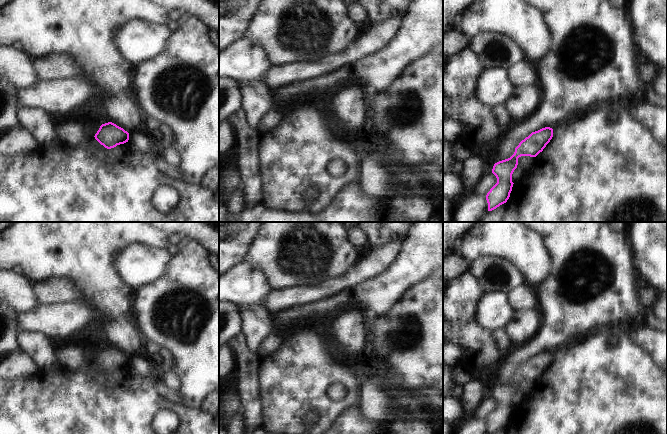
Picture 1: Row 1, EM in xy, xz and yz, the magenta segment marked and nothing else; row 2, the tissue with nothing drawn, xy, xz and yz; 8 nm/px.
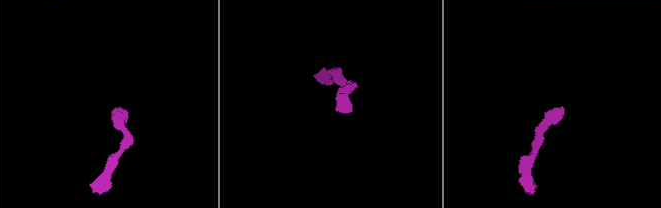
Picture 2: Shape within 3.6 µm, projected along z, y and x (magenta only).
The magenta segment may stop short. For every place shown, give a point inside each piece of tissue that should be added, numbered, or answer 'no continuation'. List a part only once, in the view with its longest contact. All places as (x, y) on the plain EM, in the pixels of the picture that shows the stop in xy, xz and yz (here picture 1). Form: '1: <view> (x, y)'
no continuation

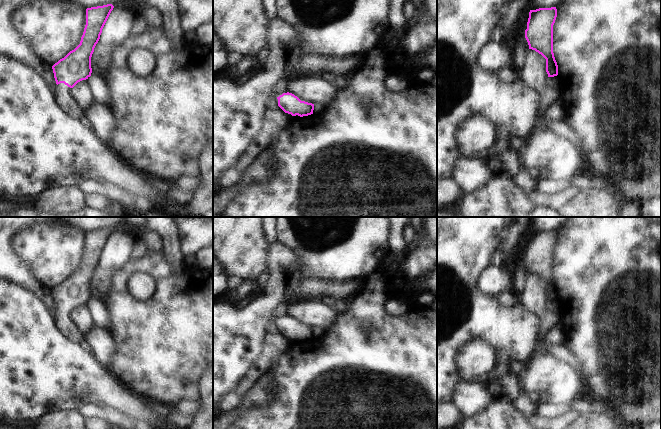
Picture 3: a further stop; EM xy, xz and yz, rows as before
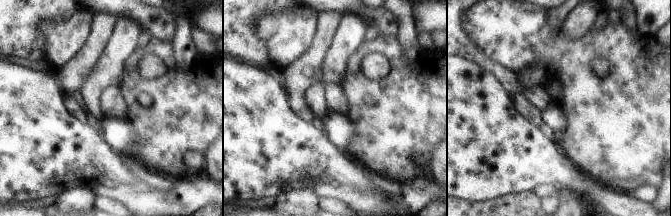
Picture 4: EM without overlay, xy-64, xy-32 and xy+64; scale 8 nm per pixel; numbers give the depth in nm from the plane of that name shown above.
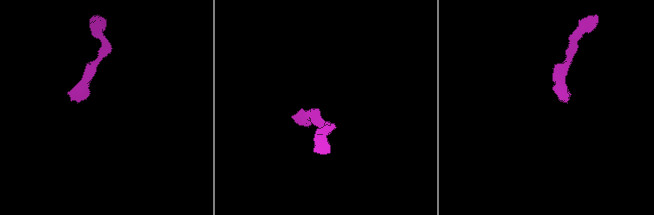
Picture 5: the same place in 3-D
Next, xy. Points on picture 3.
1: xy (66, 325)

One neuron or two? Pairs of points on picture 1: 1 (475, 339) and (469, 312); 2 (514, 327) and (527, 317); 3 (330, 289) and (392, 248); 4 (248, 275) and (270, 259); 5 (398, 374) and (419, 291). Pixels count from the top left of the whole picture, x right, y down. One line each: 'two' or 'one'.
1: one
2: one
3: one
4: two
5: one

